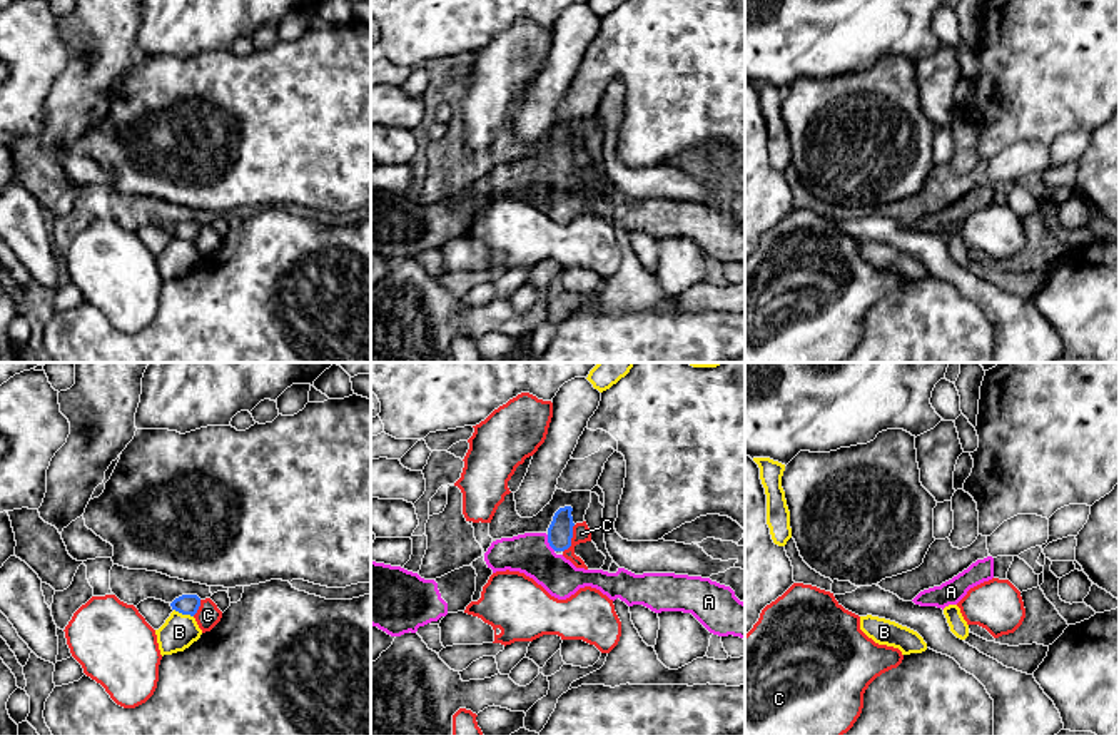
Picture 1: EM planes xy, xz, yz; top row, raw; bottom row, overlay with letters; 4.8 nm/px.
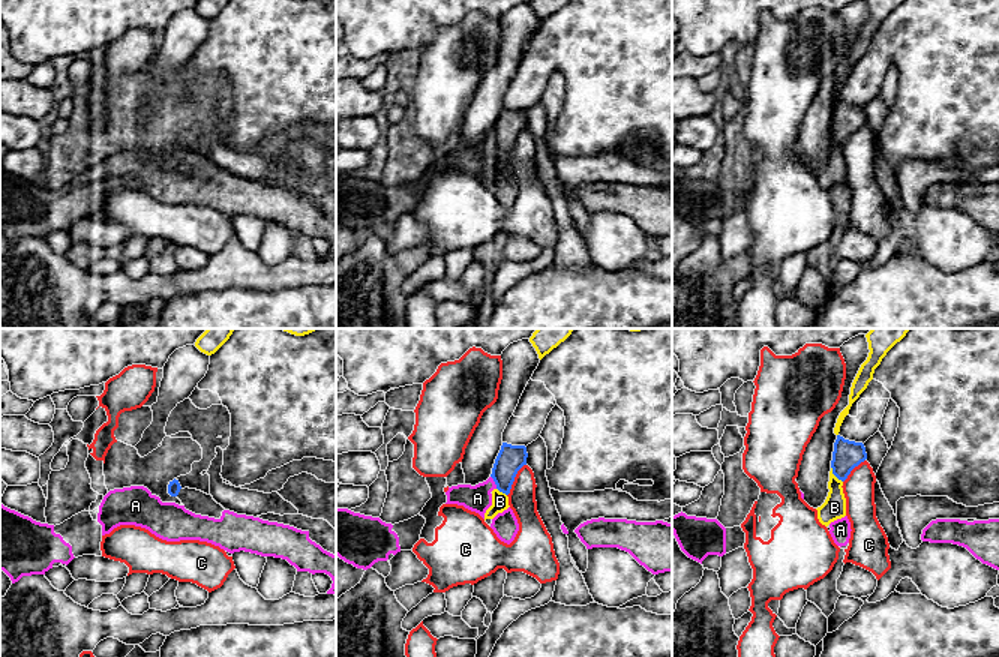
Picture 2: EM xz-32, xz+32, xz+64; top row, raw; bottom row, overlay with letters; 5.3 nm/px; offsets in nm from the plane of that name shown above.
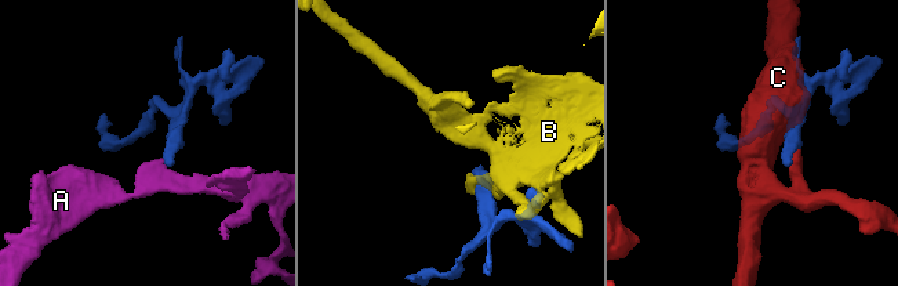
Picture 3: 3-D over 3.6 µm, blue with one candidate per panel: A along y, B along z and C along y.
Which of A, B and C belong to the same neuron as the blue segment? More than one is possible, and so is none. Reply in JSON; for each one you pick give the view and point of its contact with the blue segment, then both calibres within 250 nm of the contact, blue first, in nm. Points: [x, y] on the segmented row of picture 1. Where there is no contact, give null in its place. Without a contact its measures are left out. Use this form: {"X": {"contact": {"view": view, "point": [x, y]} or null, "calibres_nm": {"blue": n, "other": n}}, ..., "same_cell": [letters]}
{"A": {"contact": {"view": "xz", "point": [548, 542]}, "calibres_nm": {"blue": 120, "other": 200}}, "same_cell": ["A"]}

